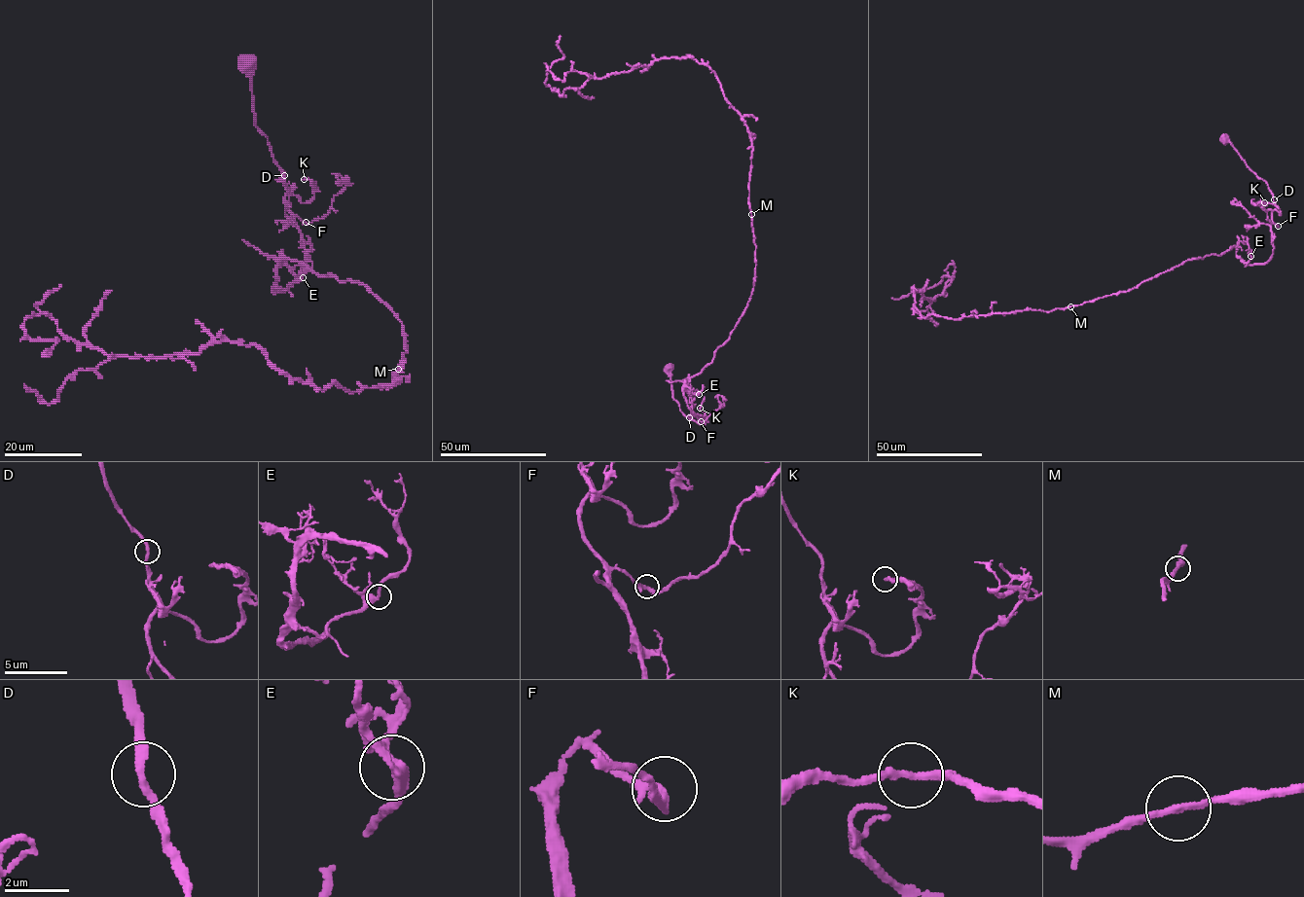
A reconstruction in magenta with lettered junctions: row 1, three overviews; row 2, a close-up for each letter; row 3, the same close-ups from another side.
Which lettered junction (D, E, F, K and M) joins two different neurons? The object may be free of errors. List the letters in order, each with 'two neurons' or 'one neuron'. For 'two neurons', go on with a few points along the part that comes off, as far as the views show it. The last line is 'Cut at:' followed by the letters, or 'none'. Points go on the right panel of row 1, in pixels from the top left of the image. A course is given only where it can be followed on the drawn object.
D: one neuron
E: one neuron
F: one neuron
K: one neuron
M: one neuron
Cut at: none

